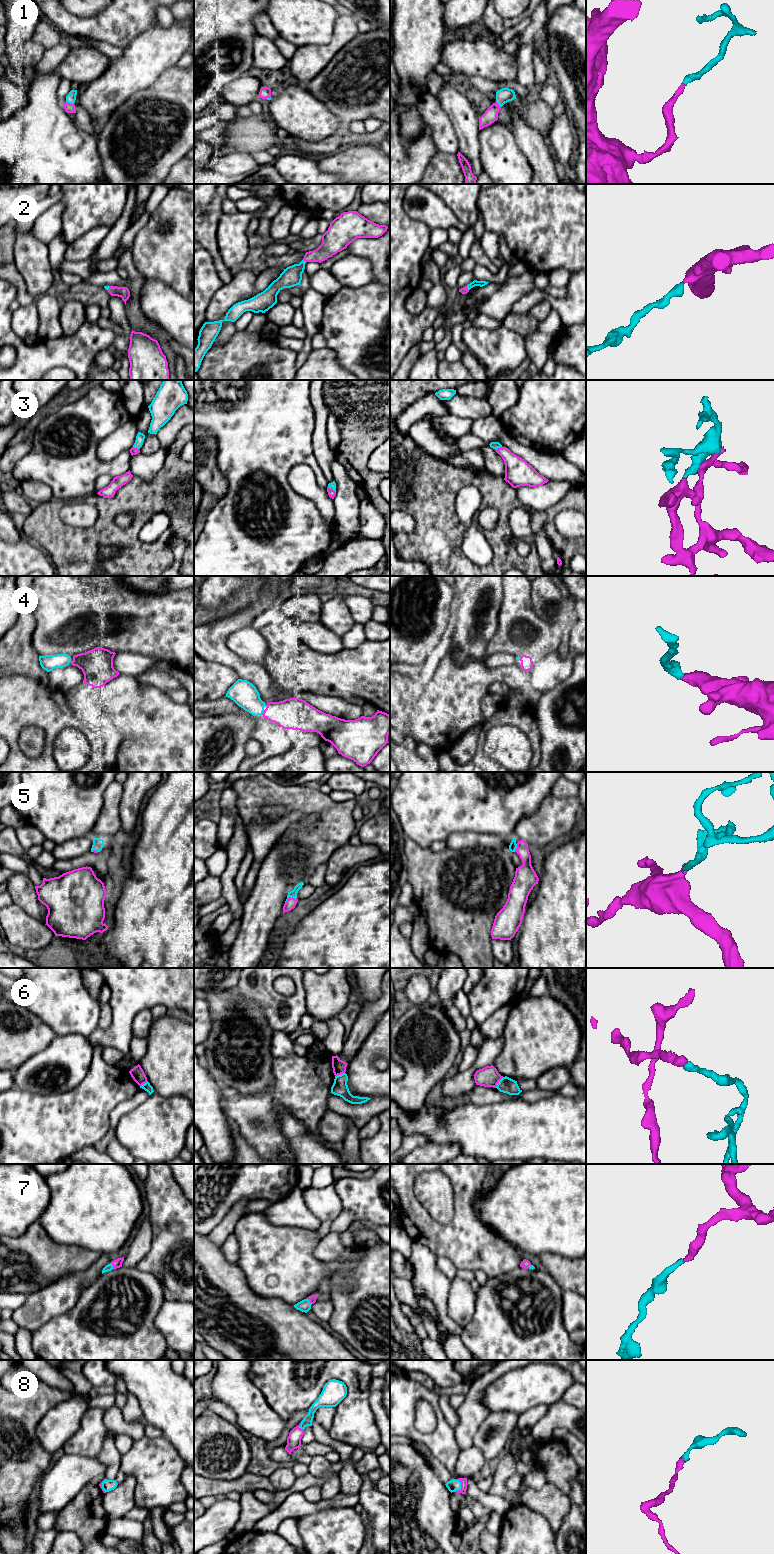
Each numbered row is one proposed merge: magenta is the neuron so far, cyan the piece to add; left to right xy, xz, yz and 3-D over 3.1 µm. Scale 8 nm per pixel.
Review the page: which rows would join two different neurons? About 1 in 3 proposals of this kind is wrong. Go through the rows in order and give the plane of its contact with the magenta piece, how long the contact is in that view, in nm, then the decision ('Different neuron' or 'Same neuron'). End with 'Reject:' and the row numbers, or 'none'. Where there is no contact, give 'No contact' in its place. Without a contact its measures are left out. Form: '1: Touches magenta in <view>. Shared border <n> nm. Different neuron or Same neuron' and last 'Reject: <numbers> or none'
1: Touches magenta in xy. Shared border 70 nm. Same neuron
2: Touches magenta in xz. Shared border 40 nm. Same neuron
3: Touches magenta in yz. Shared border 70 nm. Same neuron
4: Touches magenta in xz. Shared border 50 nm. Same neuron
5: Touches magenta in xz. Shared border 100 nm. Same neuron
6: Touches magenta in yz. Shared border 110 nm. Different neuron
7: Touches magenta in xy. Shared border 50 nm. Same neuron
8: Touches magenta in yz. Shared border 110 nm. Same neuron
Reject: 6

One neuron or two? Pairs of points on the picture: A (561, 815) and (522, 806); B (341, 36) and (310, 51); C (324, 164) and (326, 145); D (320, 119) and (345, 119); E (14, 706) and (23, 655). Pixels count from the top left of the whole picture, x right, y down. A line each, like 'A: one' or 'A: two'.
A: two
B: one
C: two
D: two
E: two

